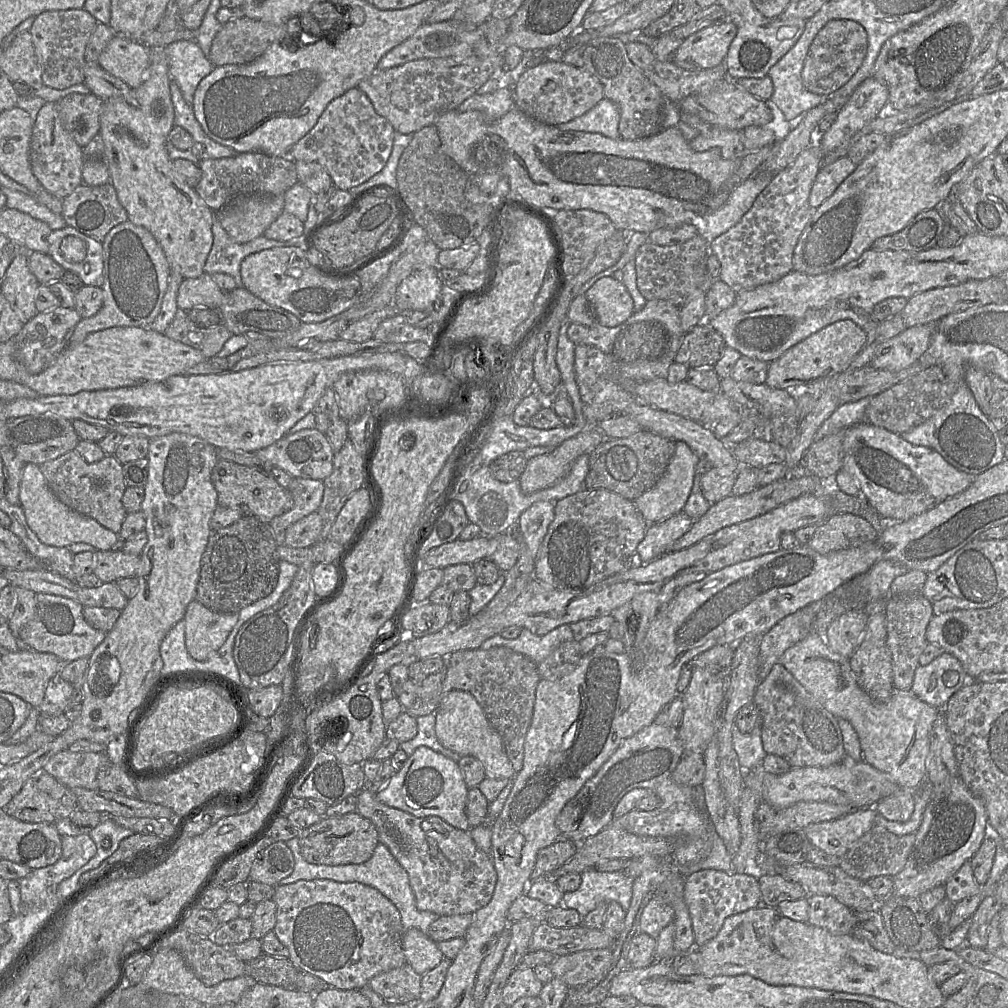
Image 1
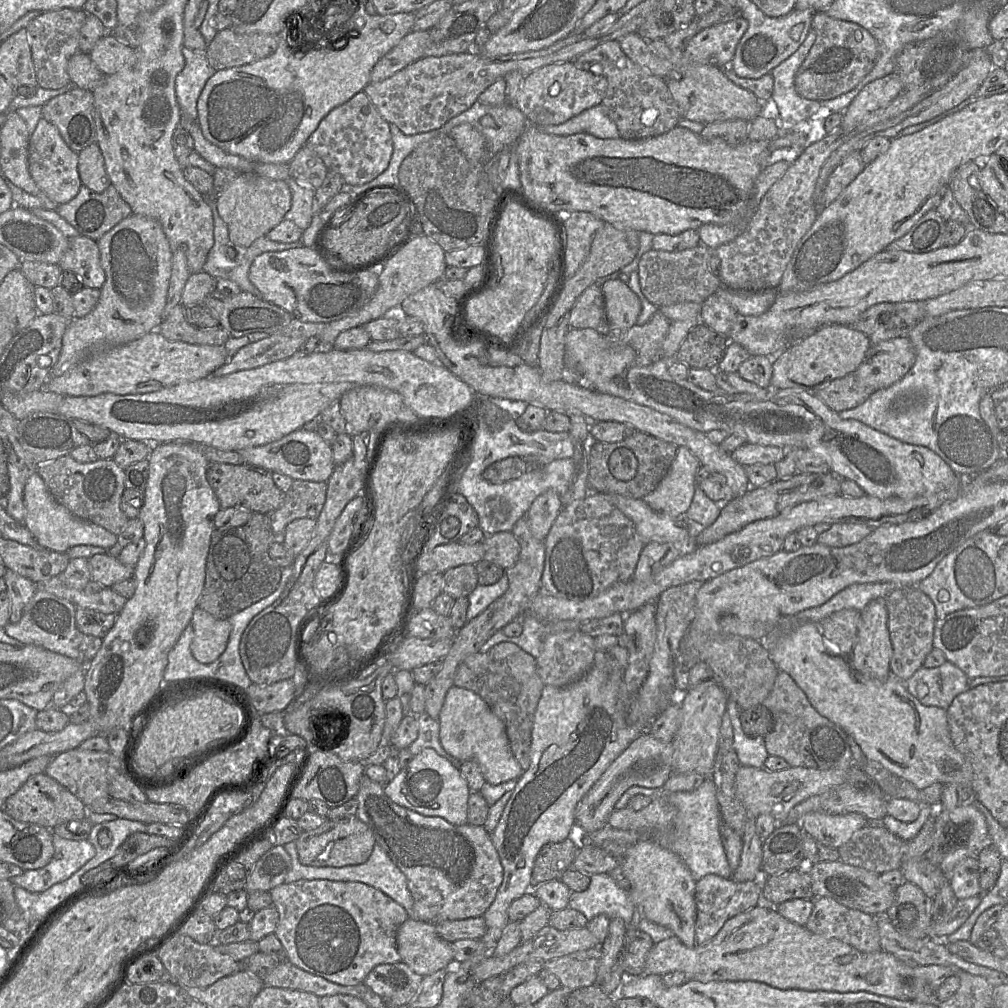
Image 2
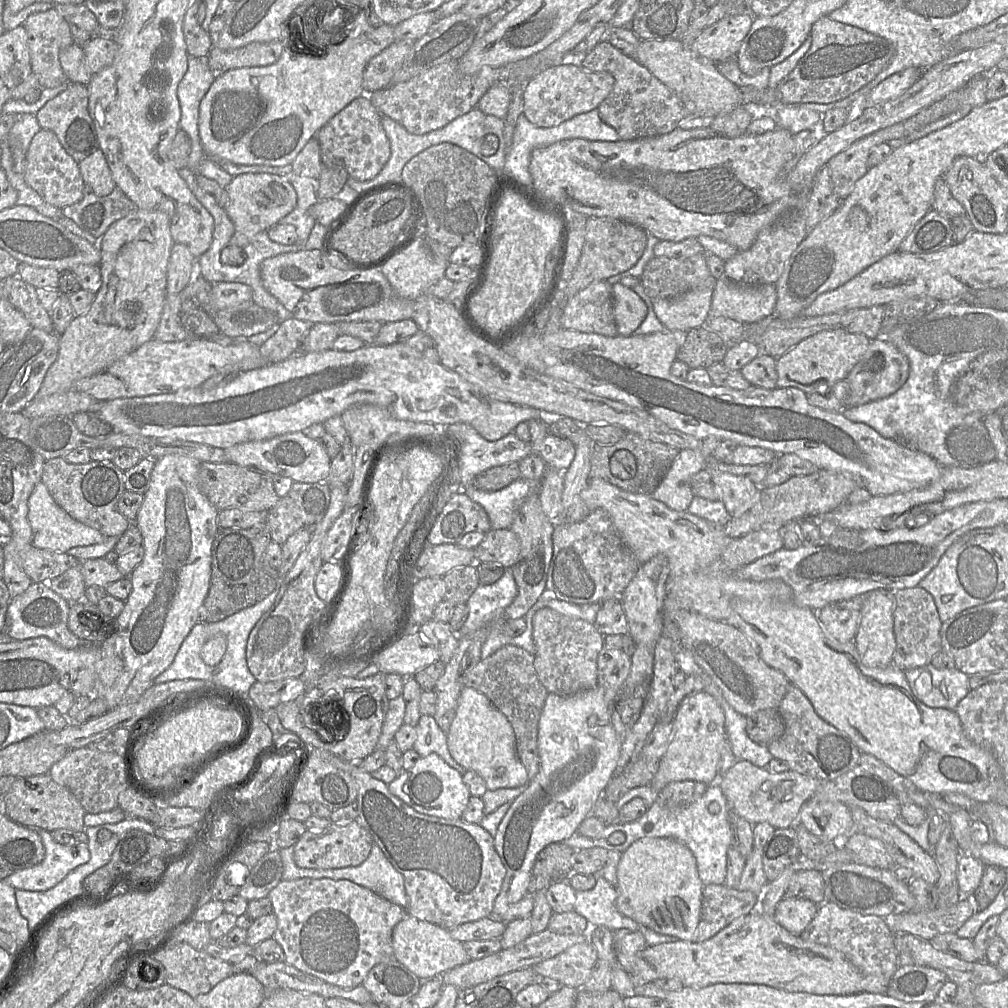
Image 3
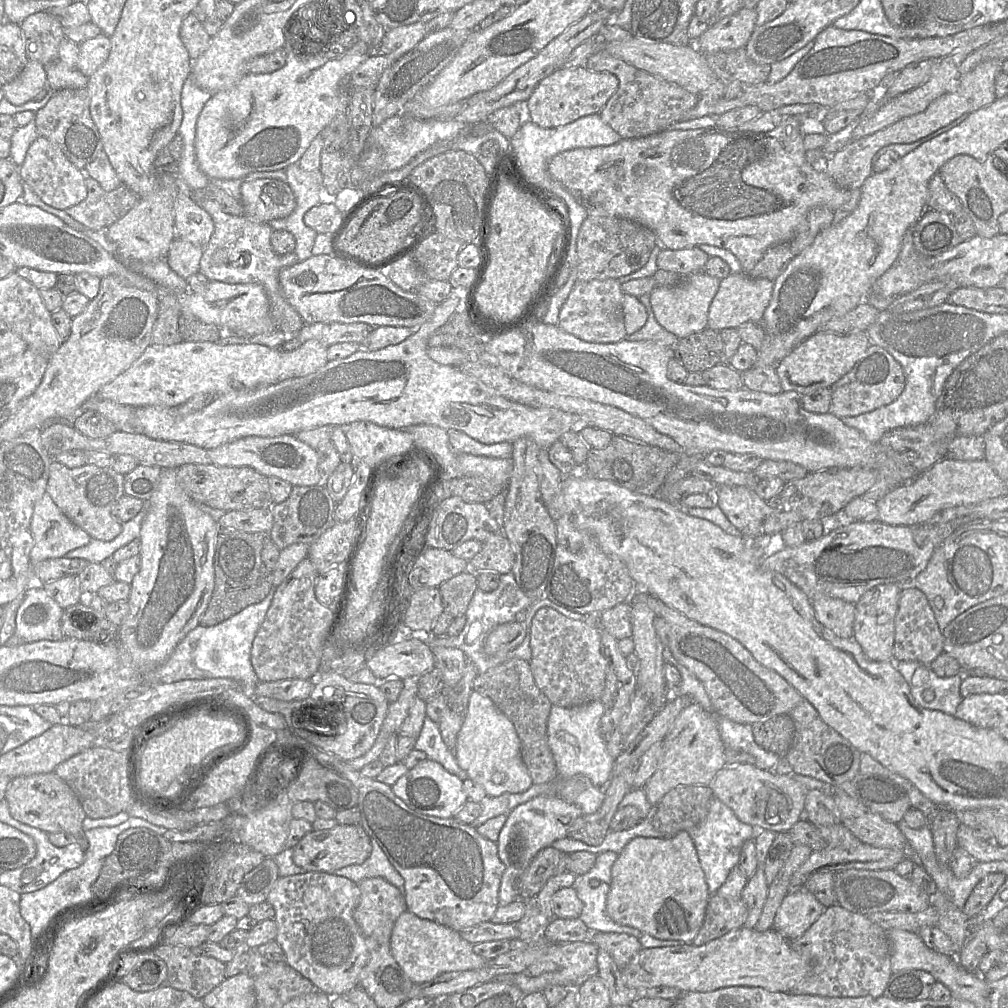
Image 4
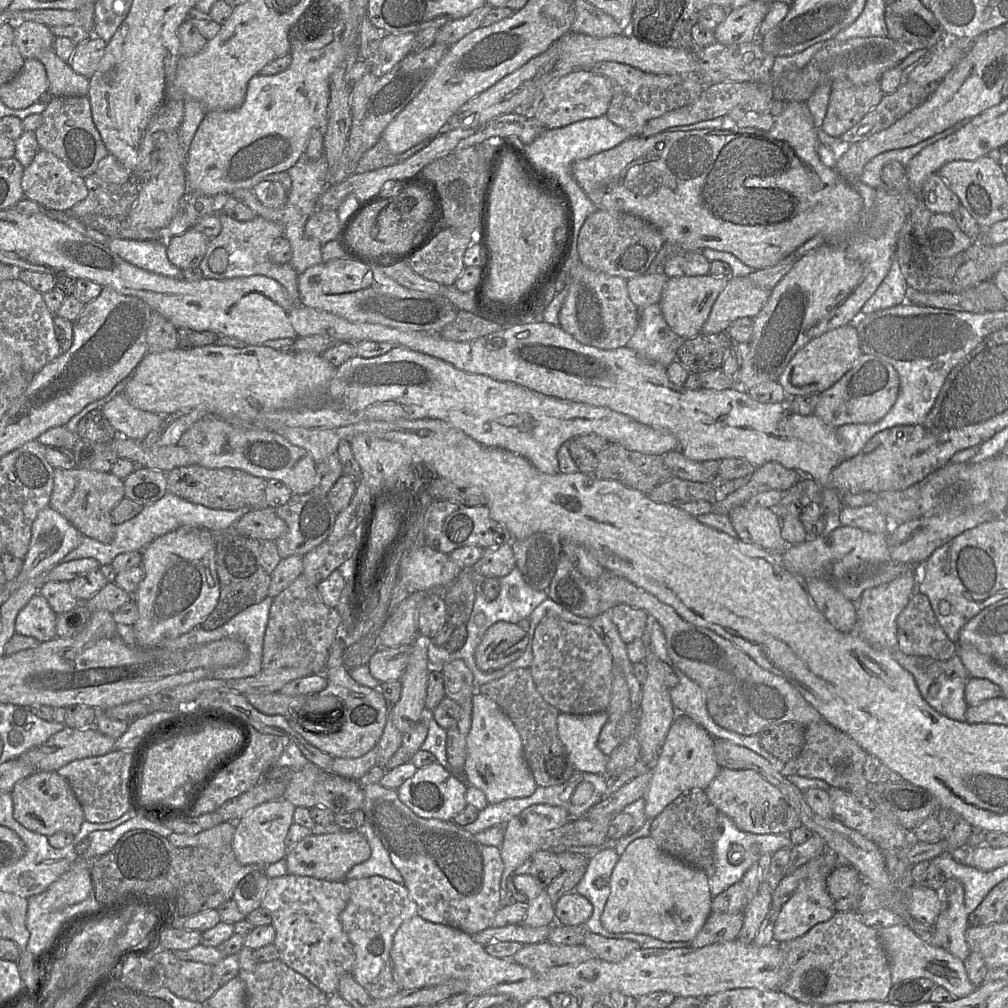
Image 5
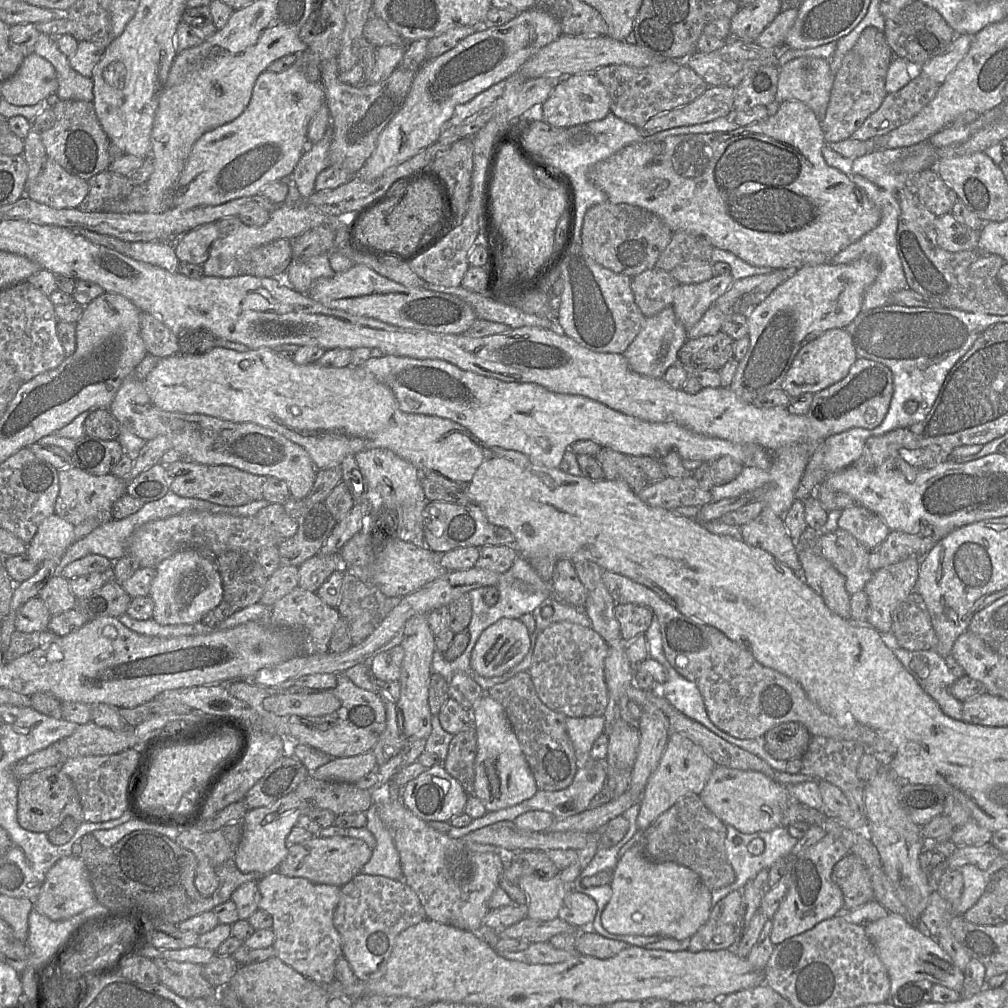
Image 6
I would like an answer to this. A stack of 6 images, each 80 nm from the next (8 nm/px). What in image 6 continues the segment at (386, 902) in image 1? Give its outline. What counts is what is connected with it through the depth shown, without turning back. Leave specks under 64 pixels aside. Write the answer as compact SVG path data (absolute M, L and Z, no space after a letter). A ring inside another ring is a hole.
M278 871L263 875L258 880L258 908L268 912L273 918L272 930L275 934L273 948L276 956L286 965L308 979L328 985L335 979L335 964L342 956L342 944L339 932L333 924L333 915L340 897L340 887L316 884L302 877L287 877Z

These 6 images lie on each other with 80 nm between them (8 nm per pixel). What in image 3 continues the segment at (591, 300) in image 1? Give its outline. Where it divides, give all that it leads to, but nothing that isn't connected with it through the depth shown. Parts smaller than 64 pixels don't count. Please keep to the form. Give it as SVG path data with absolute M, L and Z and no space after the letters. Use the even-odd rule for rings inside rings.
M620 282L612 285L612 294L618 334L632 335L644 321L647 306L632 288L628 288Z

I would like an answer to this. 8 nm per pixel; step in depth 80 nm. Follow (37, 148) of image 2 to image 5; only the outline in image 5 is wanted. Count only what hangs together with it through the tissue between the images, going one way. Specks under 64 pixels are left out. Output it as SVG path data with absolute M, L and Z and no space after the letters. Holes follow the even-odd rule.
M39 149L31 163L24 168L21 186L25 198L35 201L53 212L69 212L88 195L85 179L51 152Z

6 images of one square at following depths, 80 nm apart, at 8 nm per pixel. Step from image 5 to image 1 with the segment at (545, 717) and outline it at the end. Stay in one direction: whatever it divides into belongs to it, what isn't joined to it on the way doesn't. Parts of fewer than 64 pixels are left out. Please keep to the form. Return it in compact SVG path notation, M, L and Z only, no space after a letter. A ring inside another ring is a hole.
M497 646L488 650L478 648L454 652L445 658L445 668L441 694L430 700L421 700L417 696L413 707L405 711L415 717L432 714L450 691L471 693L491 726L500 734L513 769L519 772L523 767L524 743L533 715L536 688L541 679L537 664L519 652Z

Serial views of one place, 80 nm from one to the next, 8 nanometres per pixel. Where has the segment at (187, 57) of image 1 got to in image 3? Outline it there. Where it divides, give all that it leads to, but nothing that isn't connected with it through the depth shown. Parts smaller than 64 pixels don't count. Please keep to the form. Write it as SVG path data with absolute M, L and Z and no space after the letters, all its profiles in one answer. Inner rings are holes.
M188 54L187 71L177 88L177 96L181 108L180 129L185 131L191 140L191 151L186 167L196 172L200 162L206 157L199 137L199 105L216 76L217 75L209 68L206 57L196 57Z

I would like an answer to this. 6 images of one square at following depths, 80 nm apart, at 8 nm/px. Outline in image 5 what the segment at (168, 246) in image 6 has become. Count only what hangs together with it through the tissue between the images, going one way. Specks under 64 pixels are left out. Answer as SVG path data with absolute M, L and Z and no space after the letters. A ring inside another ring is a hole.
M110 238L107 247L122 259L143 270L182 280L182 270L167 257L166 242Z

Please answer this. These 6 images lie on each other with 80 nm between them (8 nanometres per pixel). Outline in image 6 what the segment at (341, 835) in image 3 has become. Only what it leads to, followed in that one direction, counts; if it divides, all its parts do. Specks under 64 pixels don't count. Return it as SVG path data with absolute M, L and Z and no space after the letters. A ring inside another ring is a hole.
M314 836L288 848L287 855L277 870L287 877L302 877L316 884L334 885L341 888L360 874L371 855L372 849L360 839L349 836Z

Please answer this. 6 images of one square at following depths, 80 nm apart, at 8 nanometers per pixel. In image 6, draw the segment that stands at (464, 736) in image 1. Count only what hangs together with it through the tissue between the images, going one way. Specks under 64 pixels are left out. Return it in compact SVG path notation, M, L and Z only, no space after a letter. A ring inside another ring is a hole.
M484 694L471 713L477 737L474 795L482 801L487 812L514 806L533 797L538 790L535 778L502 705Z

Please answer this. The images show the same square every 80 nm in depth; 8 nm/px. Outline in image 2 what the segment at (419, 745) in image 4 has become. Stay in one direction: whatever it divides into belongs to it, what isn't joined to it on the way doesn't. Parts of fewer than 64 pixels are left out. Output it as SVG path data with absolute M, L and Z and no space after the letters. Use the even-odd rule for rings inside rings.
M427 712L415 716L418 722L418 736L408 747L409 751L415 756L423 749L431 748L459 769L462 762L447 753L440 743L438 720L433 719Z

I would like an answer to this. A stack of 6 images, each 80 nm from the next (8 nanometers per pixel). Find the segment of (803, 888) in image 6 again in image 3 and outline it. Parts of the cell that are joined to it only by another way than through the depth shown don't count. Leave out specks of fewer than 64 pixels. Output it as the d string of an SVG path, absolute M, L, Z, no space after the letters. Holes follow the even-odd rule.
M785 896L776 907L774 919L791 934L800 936L817 914L818 907L808 899Z

